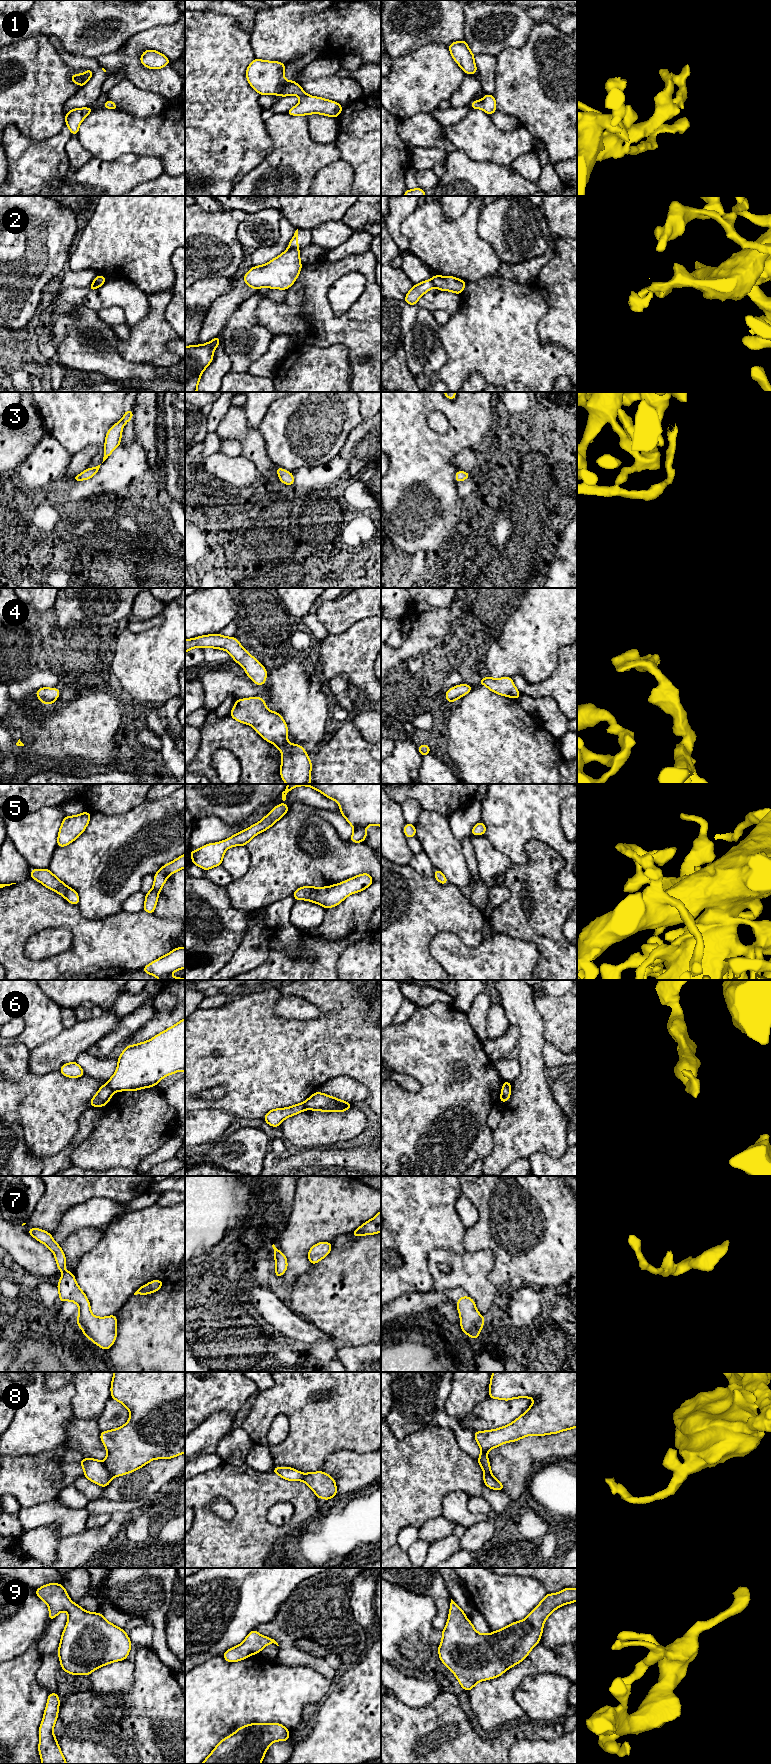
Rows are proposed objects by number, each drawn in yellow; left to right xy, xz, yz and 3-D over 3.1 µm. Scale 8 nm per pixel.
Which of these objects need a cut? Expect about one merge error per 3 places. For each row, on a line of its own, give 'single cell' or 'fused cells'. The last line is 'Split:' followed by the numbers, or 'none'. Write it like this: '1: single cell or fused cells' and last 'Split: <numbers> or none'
1: single cell
2: fused cells
3: single cell
4: single cell
5: single cell
6: fused cells
7: single cell
8: fused cells
9: single cell
Split: 2, 6, 8

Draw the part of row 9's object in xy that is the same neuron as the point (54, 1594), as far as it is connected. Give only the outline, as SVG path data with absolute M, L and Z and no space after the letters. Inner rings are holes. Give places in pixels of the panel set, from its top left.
M46 1584L36 1589L35 1594L48 1605L50 1622L60 1612L68 1613L67 1624L57 1651L60 1665L65 1672L73 1675L90 1675L97 1668L127 1659L132 1643L126 1632L108 1622L101 1612L88 1612L73 1603L62 1584Z

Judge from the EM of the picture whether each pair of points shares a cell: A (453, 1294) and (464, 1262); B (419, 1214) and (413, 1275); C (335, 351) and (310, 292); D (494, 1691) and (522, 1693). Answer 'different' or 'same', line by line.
A: different
B: same
C: different
D: different

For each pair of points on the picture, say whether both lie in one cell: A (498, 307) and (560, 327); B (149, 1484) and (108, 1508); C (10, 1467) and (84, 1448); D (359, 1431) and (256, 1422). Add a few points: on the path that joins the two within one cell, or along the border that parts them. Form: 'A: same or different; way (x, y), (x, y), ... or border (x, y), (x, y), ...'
A: different; border (544, 297), (547, 312), (537, 326), (543, 343)
B: same; way (139, 1484), (118, 1498)
C: same; way (28, 1468), (60, 1468), (66, 1462)
D: same; way (333, 1407), (282, 1407)

